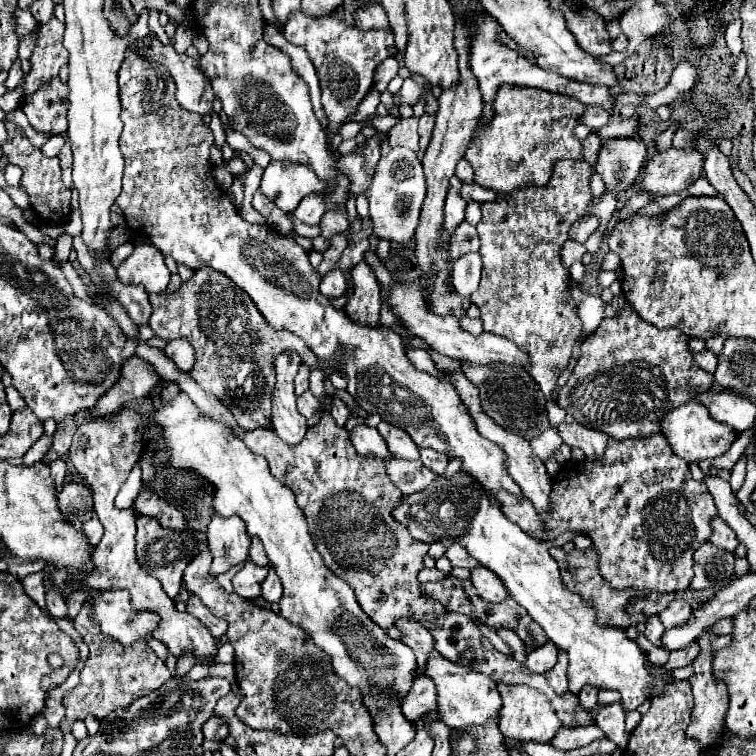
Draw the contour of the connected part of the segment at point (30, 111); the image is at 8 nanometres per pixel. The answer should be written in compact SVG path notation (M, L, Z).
M51 80L51 92L35 92L25 98L21 110L37 132L61 134L67 128L67 84Z

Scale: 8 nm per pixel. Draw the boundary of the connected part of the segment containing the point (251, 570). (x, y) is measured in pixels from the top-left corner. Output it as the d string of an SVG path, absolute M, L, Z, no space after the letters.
M251 560L233 576L233 588L235 594L243 596L245 600L255 600L261 598L261 582L267 576L267 566L257 566Z

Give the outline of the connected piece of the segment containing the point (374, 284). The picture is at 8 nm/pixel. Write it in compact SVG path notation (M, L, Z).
M362 260L351 272L351 278L353 278L354 292L345 306L347 316L355 324L377 328L381 324L379 322L381 302L379 302L379 282L375 274L371 267Z

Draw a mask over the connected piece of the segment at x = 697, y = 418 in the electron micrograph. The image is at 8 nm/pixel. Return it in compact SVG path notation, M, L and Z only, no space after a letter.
M695 400L693 402L687 402L687 404L679 406L679 408L675 408L673 412L669 412L661 420L661 432L665 434L665 438L671 444L673 452L679 458L683 458L687 464L695 464L695 462L703 462L703 460L721 456L735 442L733 428L729 428L729 426L713 420L709 416L709 412L705 412L705 408L701 408L701 404L697 404Z

